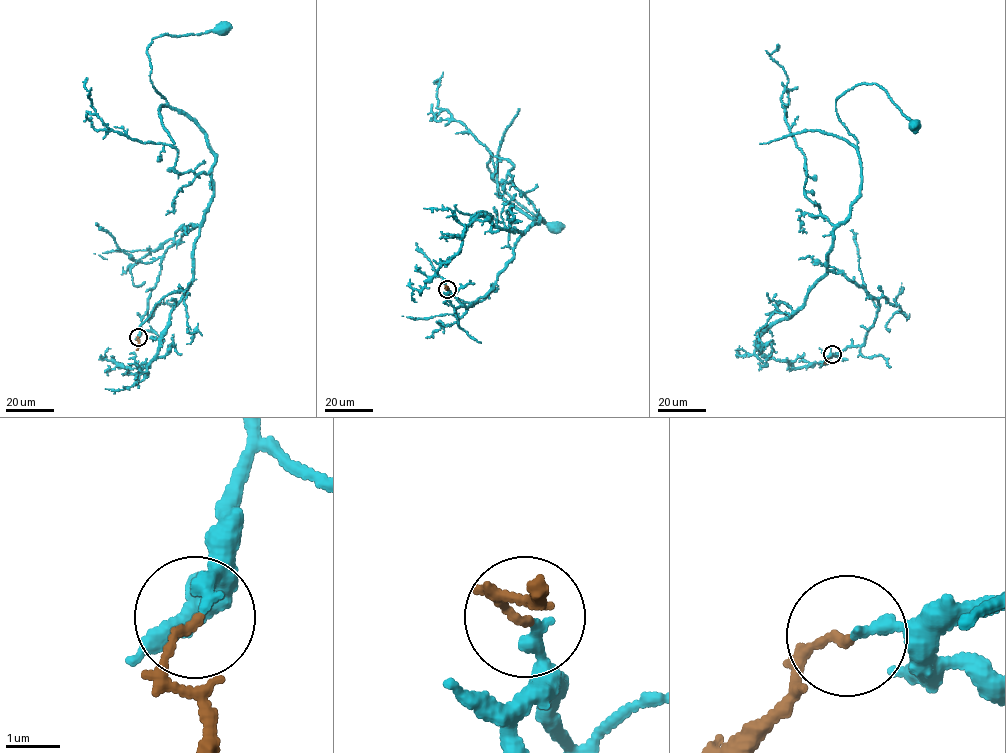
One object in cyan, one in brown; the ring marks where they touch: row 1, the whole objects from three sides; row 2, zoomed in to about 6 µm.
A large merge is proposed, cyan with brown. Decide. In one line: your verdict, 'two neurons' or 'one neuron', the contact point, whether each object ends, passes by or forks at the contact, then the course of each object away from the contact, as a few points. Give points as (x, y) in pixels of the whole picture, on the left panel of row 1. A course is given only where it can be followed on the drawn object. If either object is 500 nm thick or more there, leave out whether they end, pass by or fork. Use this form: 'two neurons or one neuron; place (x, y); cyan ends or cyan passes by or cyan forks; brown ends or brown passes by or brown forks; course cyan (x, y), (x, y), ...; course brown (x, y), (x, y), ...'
one neuron; place (138, 337); cyan ends; brown ends; course cyan (139, 337), (166, 249), (203, 218), (215, 157), (204, 131), (152, 85), (146, 50), (166, 33), (221, 29); course brown (138, 337), (136, 350)

